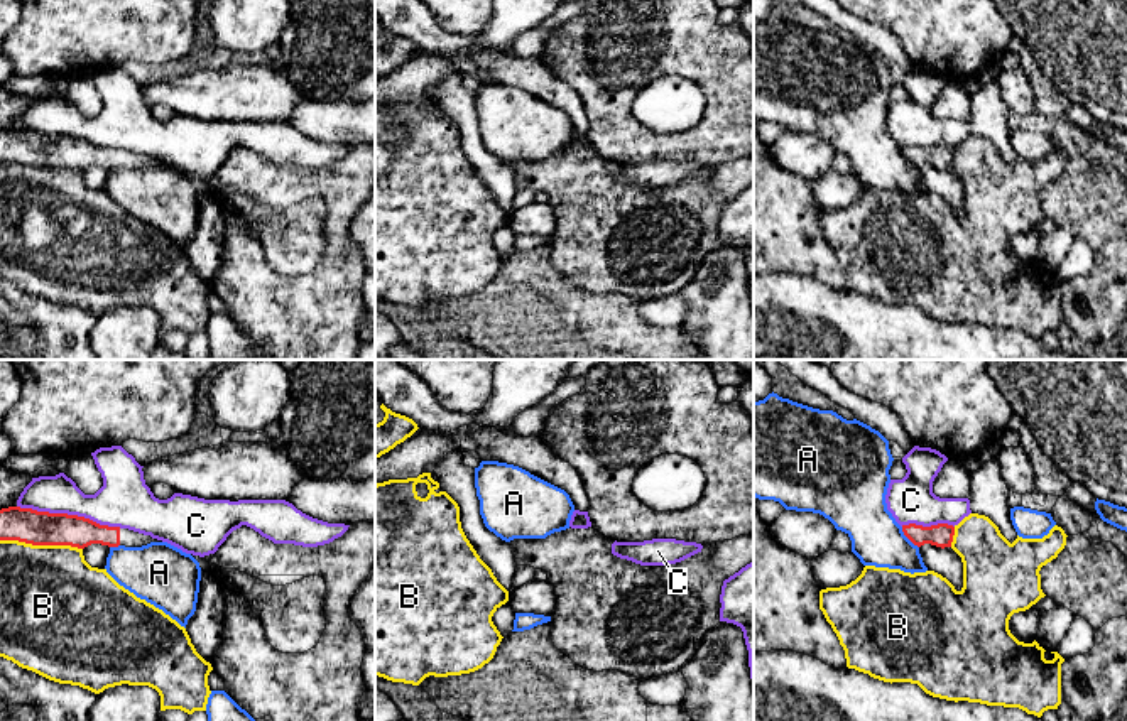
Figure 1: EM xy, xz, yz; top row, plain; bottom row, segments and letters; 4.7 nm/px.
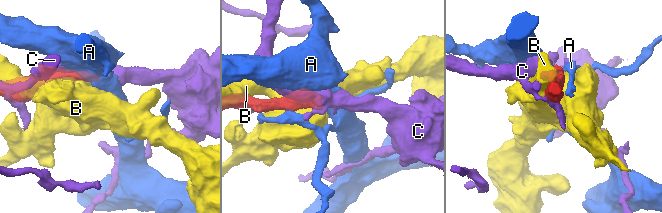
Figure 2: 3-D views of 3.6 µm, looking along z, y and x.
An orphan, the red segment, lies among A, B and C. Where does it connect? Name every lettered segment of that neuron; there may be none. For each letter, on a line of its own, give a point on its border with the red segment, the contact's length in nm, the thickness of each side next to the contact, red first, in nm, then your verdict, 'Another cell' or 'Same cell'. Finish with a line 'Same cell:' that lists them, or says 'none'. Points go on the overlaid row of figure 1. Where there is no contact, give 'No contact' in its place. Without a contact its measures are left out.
A: Touches red at yz (908, 537). Shared border 130 nm. Thickness 110 nm (red) against 240 nm. Another cell
B: Touches red at xy (41, 544). Shared border 400 nm. Thickness 160 nm (red) against 480 nm. Another cell
C: Touches red at xy (70, 515). Shared border 500 nm. Thickness 160 nm (red) against 240 nm. Another cell
Same cell: none

